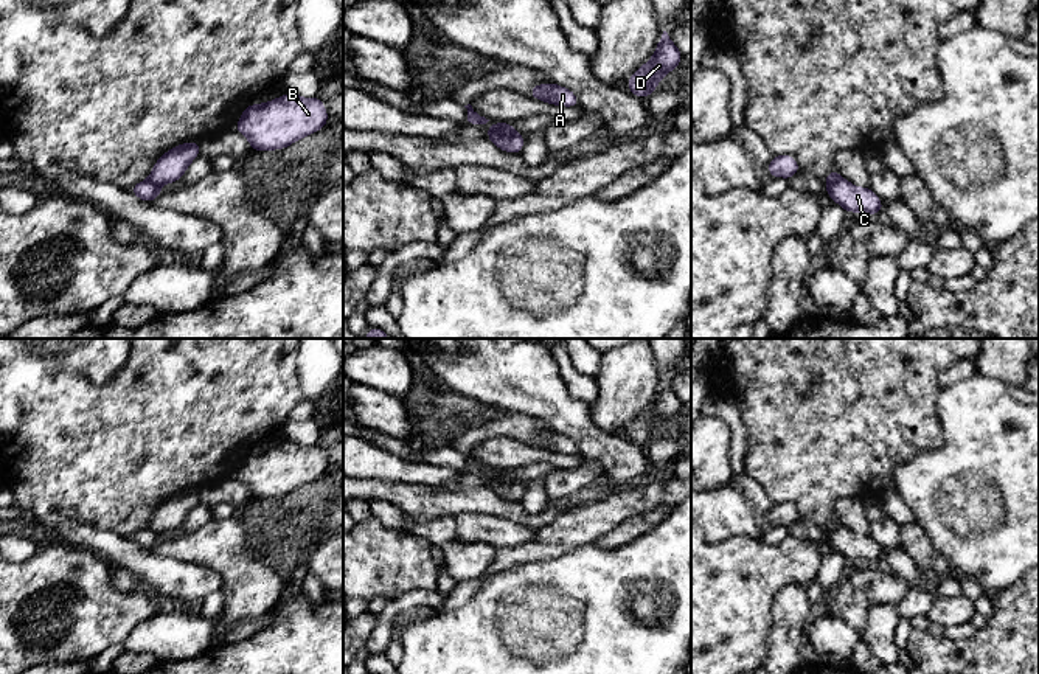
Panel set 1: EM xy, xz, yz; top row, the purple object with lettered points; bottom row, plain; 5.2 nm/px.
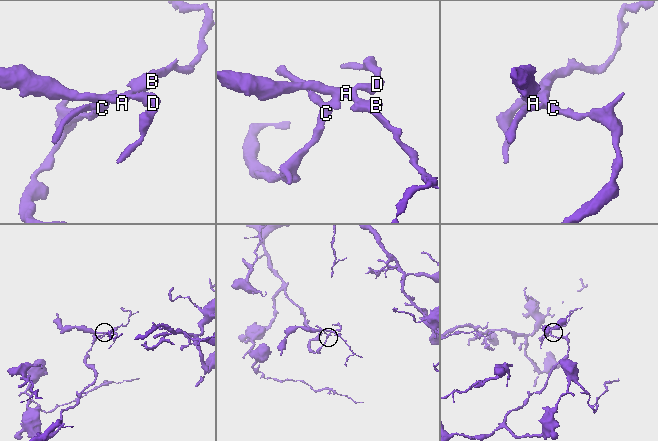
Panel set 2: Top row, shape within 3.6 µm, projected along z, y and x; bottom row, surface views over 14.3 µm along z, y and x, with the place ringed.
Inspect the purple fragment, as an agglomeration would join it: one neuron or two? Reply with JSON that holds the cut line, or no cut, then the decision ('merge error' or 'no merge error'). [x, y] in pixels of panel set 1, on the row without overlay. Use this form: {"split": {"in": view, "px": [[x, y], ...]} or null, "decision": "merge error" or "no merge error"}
{"split": {"in": "xz", "px": [[499, 472], [503, 482], [517, 482], [521, 485]]}, "decision": "merge error"}

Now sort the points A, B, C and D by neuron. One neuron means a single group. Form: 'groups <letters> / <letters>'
groups A B D / C

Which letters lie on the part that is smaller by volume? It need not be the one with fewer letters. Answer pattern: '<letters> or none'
A, B, D

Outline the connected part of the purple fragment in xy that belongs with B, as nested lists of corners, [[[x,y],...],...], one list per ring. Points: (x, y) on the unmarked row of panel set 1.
[[[289,439],[266,452],[247,453],[233,477],[247,485],[252,497],[264,500],[284,497],[326,471],[328,460],[318,444],[306,447]]]

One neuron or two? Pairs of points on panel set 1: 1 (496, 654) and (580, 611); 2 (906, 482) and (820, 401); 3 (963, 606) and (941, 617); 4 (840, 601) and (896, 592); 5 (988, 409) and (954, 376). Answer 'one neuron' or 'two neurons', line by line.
1: one neuron
2: two neurons
3: one neuron
4: one neuron
5: two neurons

